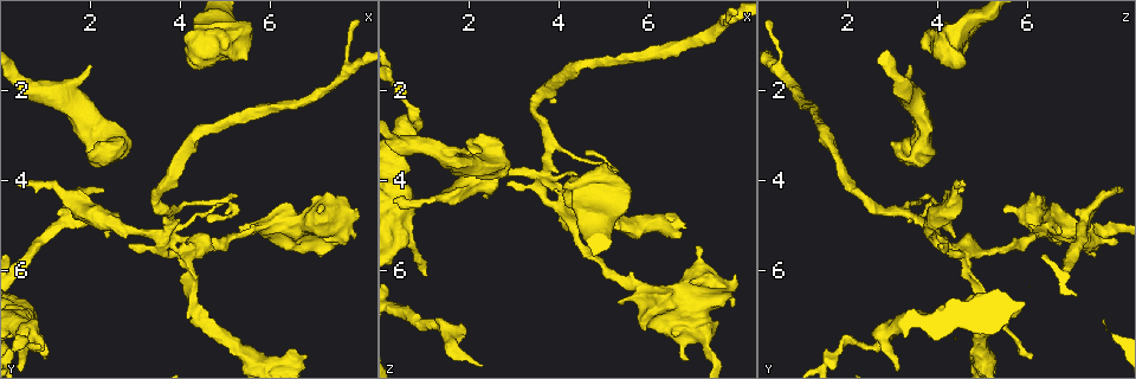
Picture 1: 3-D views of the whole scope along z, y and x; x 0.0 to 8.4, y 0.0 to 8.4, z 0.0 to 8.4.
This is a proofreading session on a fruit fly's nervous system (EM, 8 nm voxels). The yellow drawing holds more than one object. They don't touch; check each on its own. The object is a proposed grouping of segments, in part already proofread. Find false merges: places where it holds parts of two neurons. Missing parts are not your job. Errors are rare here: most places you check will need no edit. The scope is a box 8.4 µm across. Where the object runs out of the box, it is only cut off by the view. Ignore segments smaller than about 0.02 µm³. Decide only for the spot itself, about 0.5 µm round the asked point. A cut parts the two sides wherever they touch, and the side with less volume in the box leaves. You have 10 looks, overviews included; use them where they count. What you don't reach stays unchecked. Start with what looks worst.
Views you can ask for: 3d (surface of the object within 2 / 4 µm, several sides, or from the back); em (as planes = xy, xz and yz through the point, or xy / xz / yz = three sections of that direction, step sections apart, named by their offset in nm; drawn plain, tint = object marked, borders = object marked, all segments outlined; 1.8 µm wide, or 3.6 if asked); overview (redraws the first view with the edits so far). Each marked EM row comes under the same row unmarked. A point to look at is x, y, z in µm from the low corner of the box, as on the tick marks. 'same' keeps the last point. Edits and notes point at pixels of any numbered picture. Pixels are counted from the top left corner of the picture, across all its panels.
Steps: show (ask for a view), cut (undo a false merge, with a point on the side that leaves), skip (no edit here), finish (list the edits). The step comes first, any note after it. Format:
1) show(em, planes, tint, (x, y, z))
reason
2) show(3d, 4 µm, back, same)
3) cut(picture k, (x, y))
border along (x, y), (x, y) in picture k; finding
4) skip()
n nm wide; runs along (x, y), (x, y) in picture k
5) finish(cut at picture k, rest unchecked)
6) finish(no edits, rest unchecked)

show(em, planes, tint, (4.30, 5.55, 4.65))
four arms meet

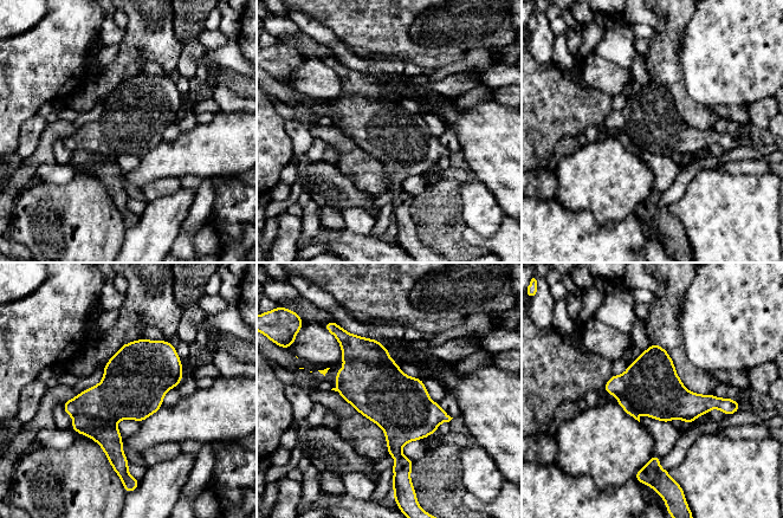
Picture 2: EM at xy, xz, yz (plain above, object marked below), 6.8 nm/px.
cut(picture 2, (354, 348))
the part that leaves runs along (77, 418), (114, 449), (124, 466) in picture 2; two neurons meet here

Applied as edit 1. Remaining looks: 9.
show(3d, 2 µm, (2.30, 3.40, 3.30))
calibre changes

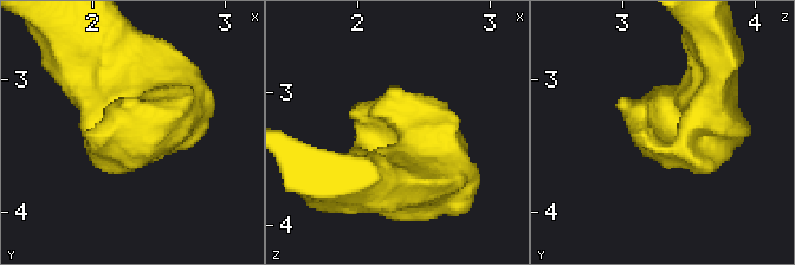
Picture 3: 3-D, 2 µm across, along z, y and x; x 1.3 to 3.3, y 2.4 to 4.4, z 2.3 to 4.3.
show(em, planes, tint, (2.28, 3.42, 3.22))
need the tissue

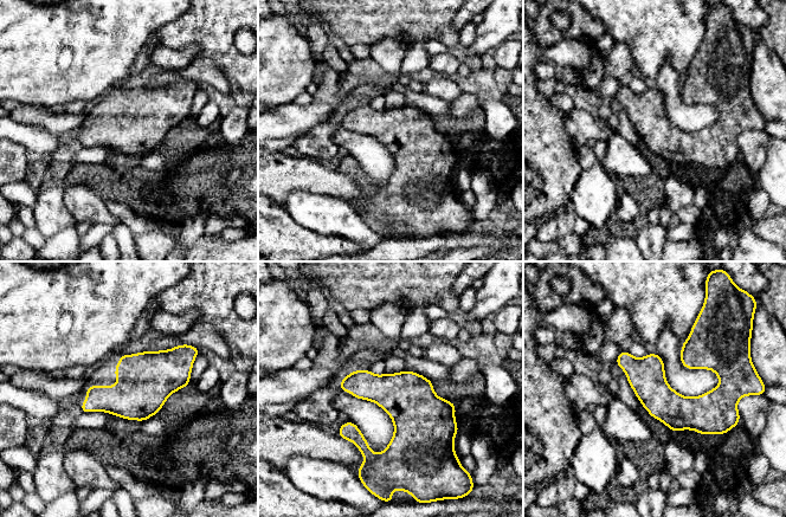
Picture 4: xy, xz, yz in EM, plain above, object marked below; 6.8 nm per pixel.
skip()
runs along (619, 360), (670, 405), (727, 388) in picture 4; continuous, no second neuron

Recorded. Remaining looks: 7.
show(3d, 2 µm, (5.55, 5.15, 6.20))
thick turns thin

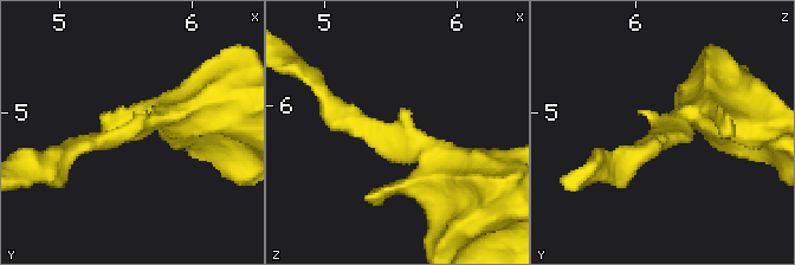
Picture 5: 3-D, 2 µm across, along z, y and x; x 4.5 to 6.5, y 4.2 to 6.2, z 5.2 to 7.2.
show(em, 3.6 µm, planes, tint, (5.50, 5.16, 6.24))

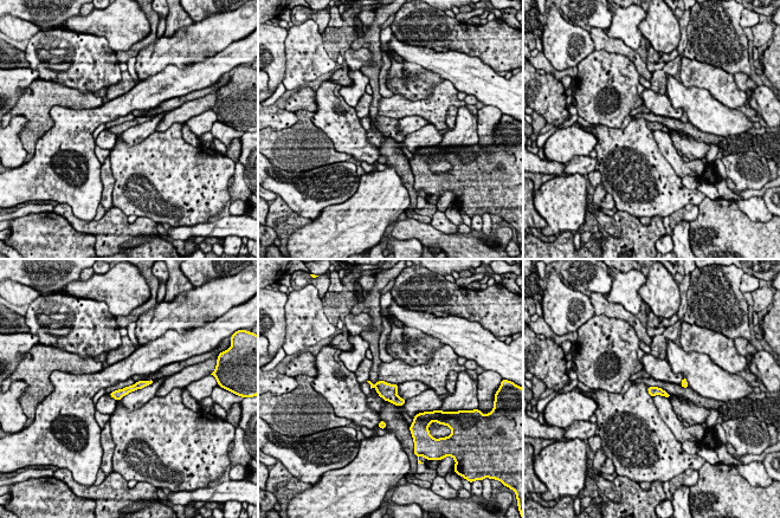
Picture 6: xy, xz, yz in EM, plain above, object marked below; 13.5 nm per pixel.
skip()
runs along (144, 383), (122, 393), (113, 394) in picture 6; continuous, no second neuron

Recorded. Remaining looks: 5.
show(3d, 4 µm, (4.75, 0.65, 4.50))
thick turns thin

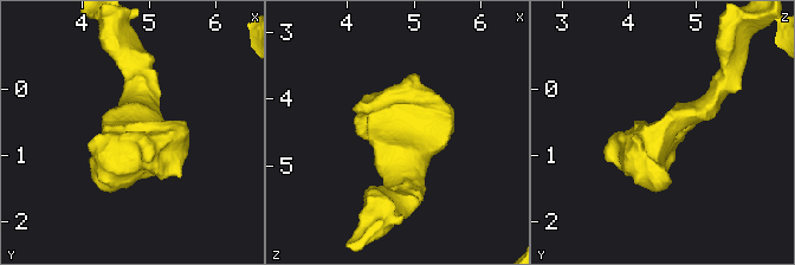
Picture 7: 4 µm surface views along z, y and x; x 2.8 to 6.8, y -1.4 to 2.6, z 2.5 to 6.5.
show(em, xz, step 16, tint, (4.70, 0.65, 4.55))

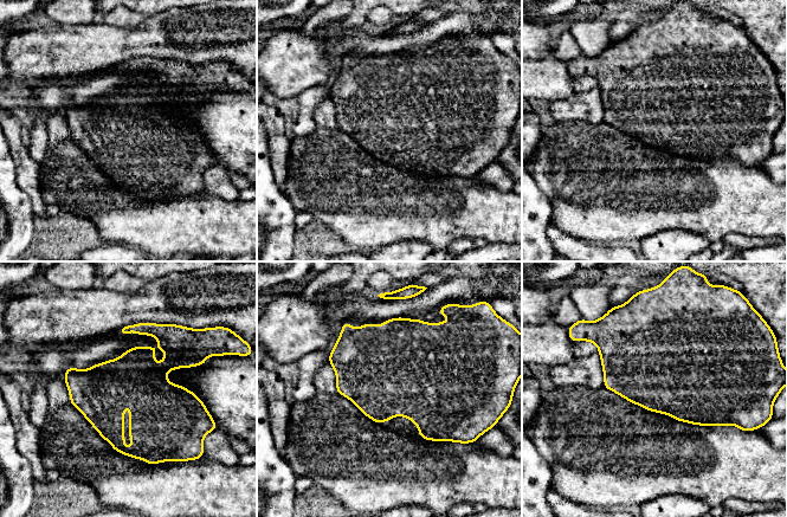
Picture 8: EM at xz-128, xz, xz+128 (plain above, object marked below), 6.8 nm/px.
show(em, yz, step 8, borders, same)
cut it another way

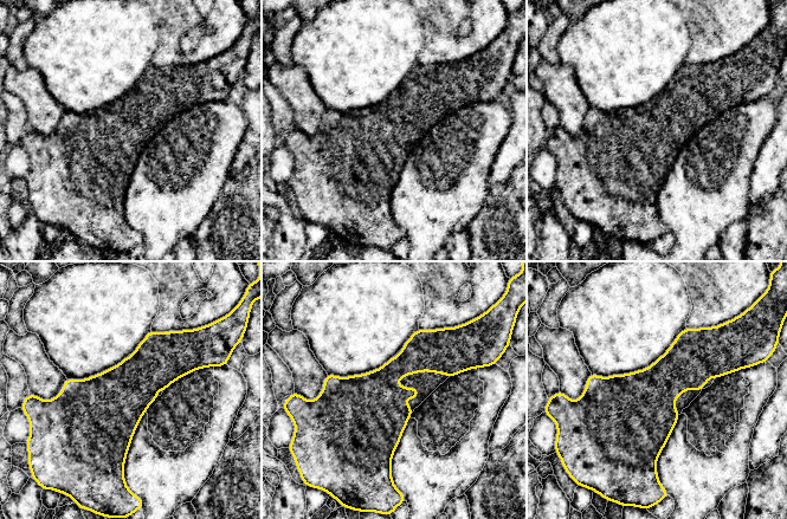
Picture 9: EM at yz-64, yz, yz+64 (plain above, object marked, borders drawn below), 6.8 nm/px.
skip()
all the same neuron

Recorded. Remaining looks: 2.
finish(cut at picture 2, rest unchecked)

